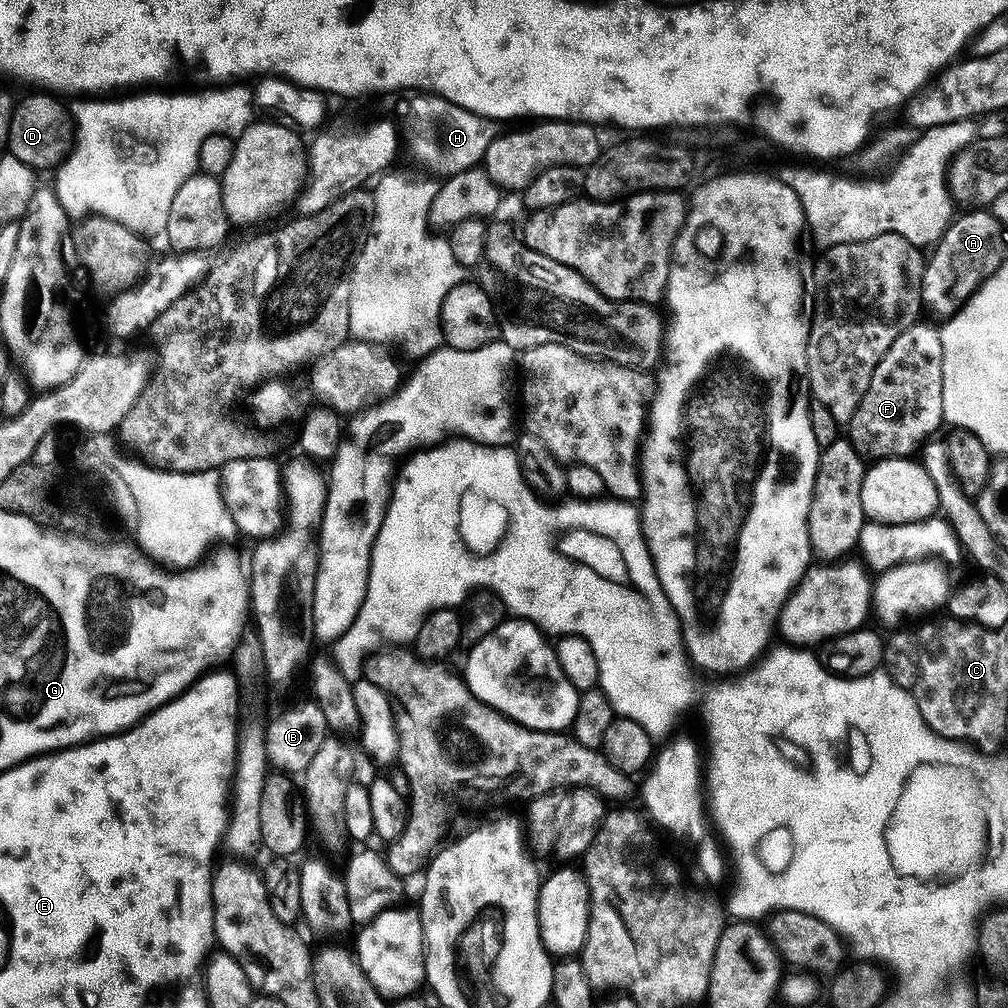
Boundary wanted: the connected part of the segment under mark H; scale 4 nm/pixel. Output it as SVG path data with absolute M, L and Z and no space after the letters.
M416 94L412 100L412 148L416 156L424 164L433 168L431 171L444 172L445 177L453 176L459 172L465 172L468 168L475 168L483 161L486 154L486 146L498 135L497 121L487 120L475 116L470 110L458 106L441 96L431 94Z

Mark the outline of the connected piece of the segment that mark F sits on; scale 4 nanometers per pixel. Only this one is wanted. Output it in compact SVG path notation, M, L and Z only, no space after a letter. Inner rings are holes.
M919 320L907 327L894 340L890 350L883 355L874 368L866 394L859 403L847 427L847 435L851 444L858 450L861 457L870 462L882 459L904 458L917 448L943 425L942 410L942 340L939 327L926 320Z

